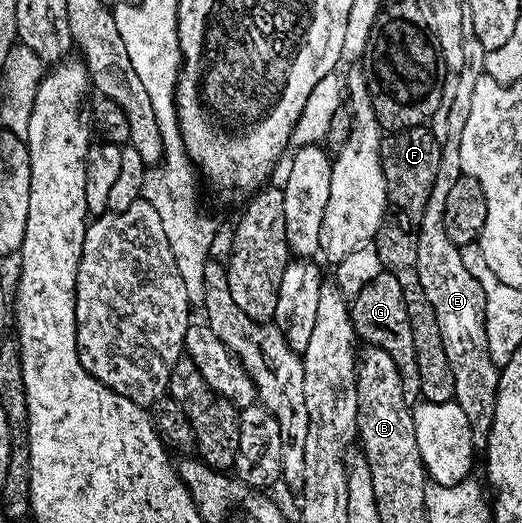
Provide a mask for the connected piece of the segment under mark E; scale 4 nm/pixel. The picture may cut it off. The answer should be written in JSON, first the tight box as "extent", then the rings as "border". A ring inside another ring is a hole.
{"extent":[418,254,500,447],"border":[[[418,254],[418,280],[422,280],[422,292],[426,292],[426,300],[430,300],[434,308],[446,348],[446,360],[450,360],[454,372],[454,401],[466,412],[475,445],[487,447],[488,433],[494,424],[500,370],[490,360],[490,348],[486,344],[484,293],[480,282],[470,276],[466,264],[462,264],[462,256],[428,258],[428,254]]]}

